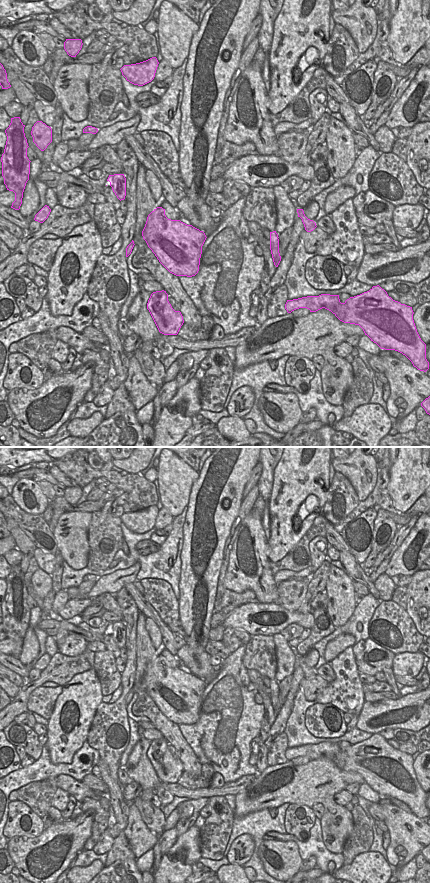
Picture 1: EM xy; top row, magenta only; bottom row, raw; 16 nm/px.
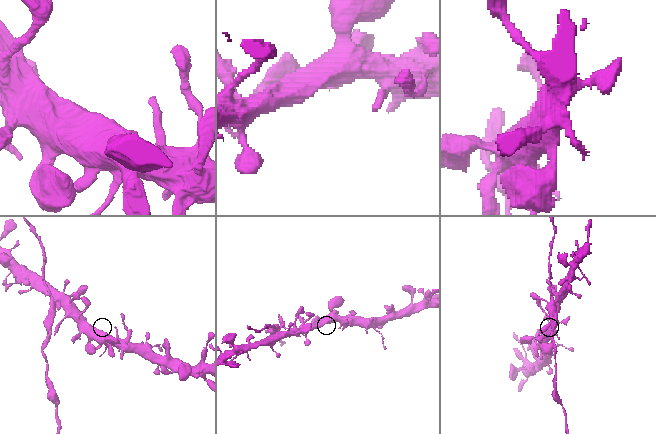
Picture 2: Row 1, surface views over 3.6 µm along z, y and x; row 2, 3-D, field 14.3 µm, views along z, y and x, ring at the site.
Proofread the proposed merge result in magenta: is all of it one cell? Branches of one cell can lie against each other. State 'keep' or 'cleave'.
keep

